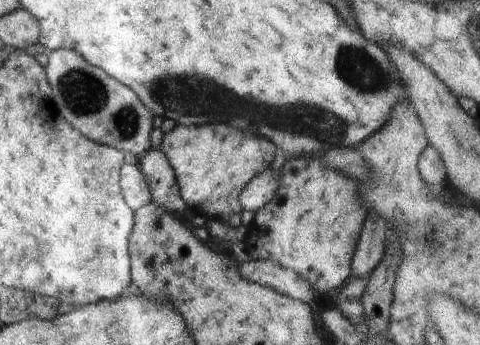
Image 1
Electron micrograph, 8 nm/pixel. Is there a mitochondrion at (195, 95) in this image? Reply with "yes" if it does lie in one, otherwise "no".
yes

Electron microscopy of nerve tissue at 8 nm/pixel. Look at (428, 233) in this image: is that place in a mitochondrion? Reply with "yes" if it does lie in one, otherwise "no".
yes

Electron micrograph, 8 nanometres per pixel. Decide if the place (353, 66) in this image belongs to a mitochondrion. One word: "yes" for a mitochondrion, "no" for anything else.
yes

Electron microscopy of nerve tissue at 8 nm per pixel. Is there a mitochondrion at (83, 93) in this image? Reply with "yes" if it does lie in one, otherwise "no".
yes

